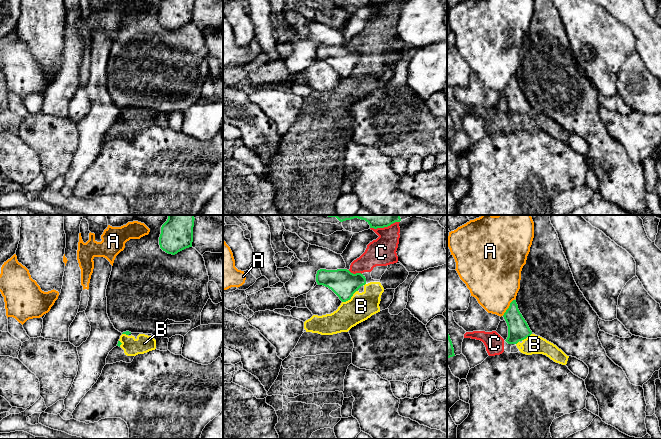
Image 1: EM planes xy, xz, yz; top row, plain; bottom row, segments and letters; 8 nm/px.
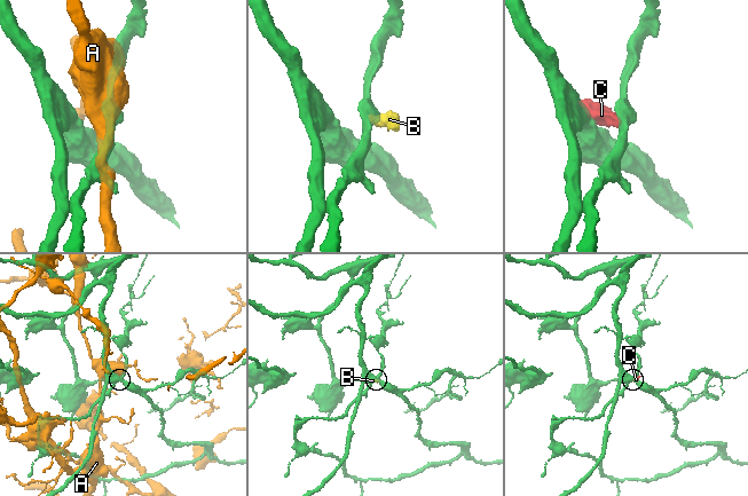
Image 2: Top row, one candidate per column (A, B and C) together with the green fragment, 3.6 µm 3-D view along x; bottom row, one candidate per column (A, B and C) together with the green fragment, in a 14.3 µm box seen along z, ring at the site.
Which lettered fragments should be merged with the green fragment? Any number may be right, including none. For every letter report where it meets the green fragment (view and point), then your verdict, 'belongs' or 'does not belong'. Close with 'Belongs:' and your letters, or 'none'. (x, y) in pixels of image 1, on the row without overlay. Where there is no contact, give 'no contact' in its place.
A: contact yz (509, 83); does not belong
B: contact xz (350, 74); does not belong
C: contact xz (356, 49); does not belong
Belongs: none

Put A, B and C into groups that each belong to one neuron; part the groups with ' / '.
A / B C

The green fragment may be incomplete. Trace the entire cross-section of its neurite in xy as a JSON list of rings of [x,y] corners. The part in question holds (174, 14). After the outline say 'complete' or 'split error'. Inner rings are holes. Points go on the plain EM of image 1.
[[[163,0],[159,13],[160,24],[168,30],[192,23],[194,0]]] | complete

